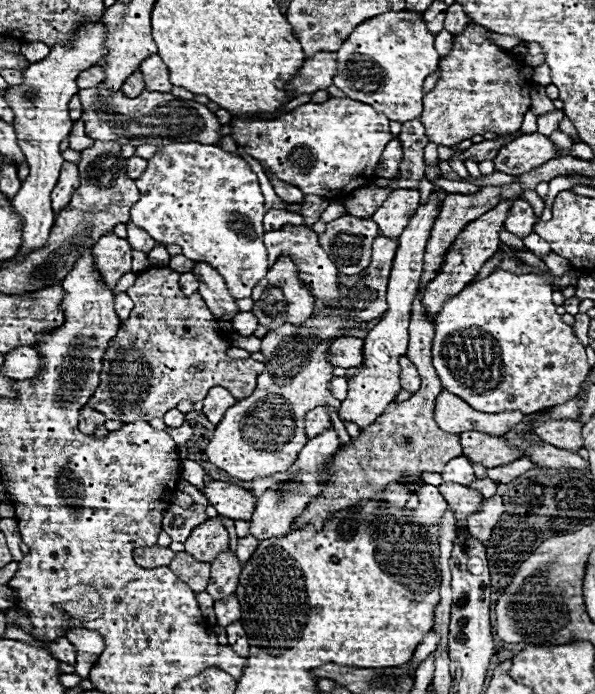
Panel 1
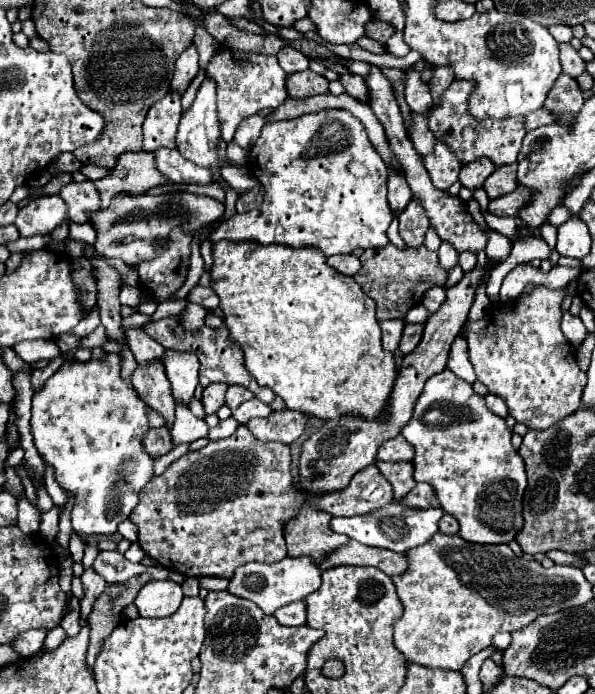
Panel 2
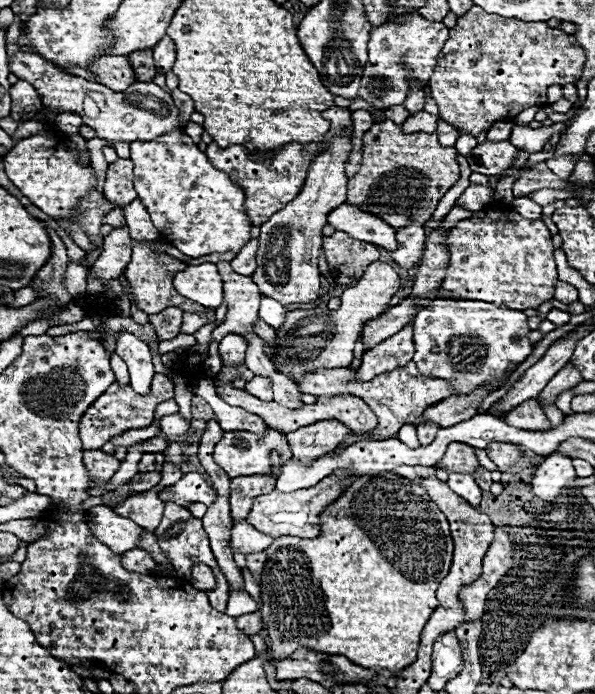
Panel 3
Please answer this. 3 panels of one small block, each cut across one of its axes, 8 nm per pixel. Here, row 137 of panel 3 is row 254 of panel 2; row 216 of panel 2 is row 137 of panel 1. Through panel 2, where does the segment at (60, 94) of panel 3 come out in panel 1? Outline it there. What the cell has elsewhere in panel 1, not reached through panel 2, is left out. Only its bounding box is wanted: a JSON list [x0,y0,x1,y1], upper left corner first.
[78,86,222,144]

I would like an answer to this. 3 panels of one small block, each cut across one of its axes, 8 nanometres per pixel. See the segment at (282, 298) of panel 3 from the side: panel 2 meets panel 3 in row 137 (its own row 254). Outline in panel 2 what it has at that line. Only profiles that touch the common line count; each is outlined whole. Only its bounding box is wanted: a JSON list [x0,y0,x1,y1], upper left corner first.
[328,254,360,276]

